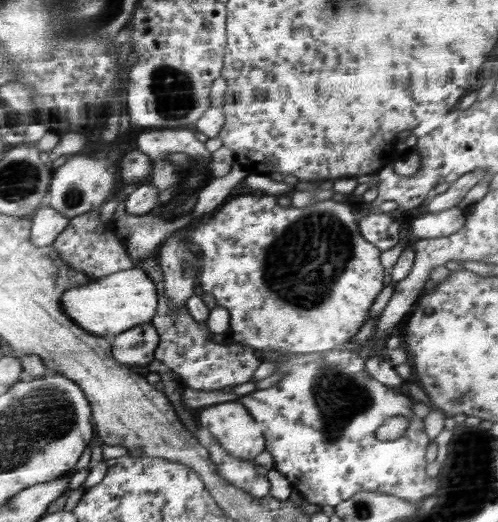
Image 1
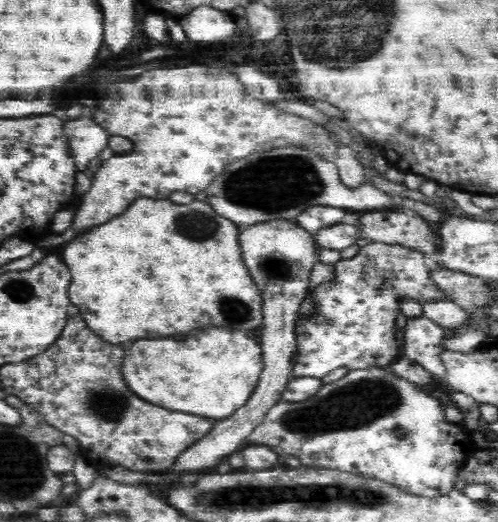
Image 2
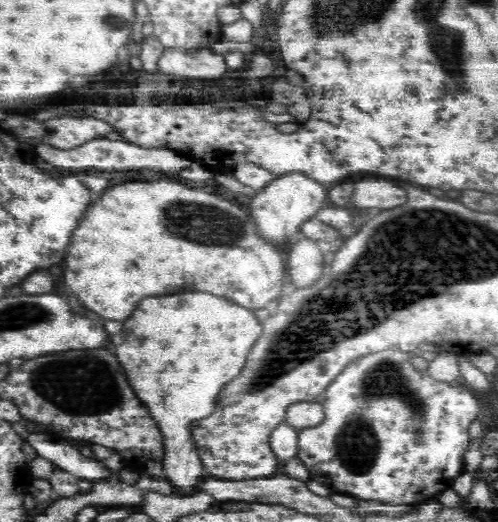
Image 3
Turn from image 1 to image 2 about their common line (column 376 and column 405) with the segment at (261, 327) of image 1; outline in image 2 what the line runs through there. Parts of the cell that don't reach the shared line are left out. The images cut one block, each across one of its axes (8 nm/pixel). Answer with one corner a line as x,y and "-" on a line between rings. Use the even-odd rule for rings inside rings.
369,242
350,259
340,259
334,264
333,279
322,283
310,294
317,310
312,316
302,317
296,322
297,354
293,362
294,377
321,379
334,369
356,370
364,366
388,366
394,358
401,357
402,346
394,342
394,320
400,298
412,298
422,304
428,300
445,300
445,294
432,283
431,272
424,262
424,253
408,246

